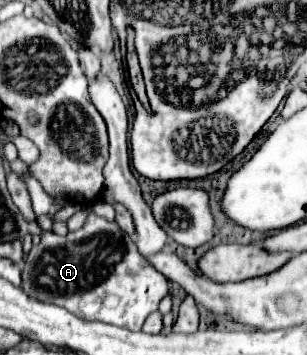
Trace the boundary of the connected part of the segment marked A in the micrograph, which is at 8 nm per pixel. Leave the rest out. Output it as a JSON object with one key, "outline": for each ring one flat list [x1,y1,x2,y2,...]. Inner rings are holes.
{"outline":[[90,205,86,207,88,221,82,229,56,235,52,231,42,229,42,241,38,247,32,247,28,257,24,259,22,269,22,291,28,293,28,297,34,297,42,303,52,303,68,309,76,317,90,319,90,321,102,321,116,327,124,327,130,331,140,331,146,317,158,309,160,299,170,291,170,281,158,273,150,261,138,253,138,247,130,239,128,233,124,233,116,223,110,223,98,215,92,213]]}

